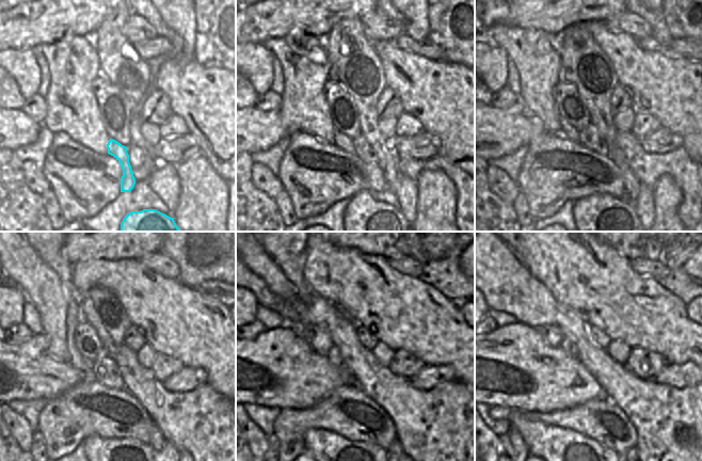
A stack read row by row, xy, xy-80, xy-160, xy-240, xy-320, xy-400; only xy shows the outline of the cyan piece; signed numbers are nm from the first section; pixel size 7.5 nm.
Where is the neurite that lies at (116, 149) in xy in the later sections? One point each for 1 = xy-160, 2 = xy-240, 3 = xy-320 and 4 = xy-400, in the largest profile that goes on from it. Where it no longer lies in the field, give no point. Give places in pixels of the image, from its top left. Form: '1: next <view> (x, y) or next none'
1: next xy-160 (599, 209)
2: next xy-240 (96, 448)
3: next xy-320 (329, 448)
4: next xy-400 (560, 448)

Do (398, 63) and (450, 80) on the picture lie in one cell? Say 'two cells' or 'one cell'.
one cell

